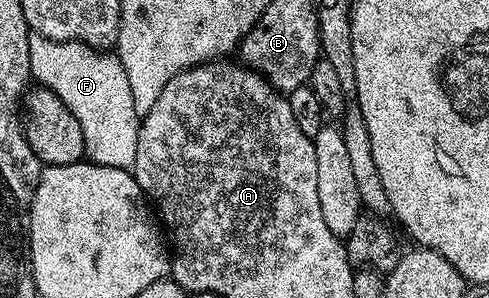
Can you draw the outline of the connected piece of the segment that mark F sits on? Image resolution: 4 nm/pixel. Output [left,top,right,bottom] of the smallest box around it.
[29,32,141,170]

